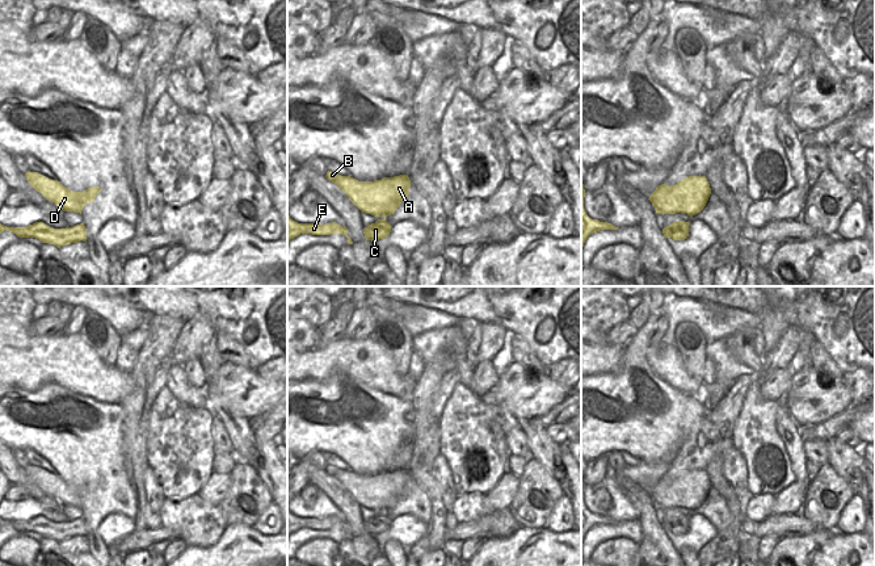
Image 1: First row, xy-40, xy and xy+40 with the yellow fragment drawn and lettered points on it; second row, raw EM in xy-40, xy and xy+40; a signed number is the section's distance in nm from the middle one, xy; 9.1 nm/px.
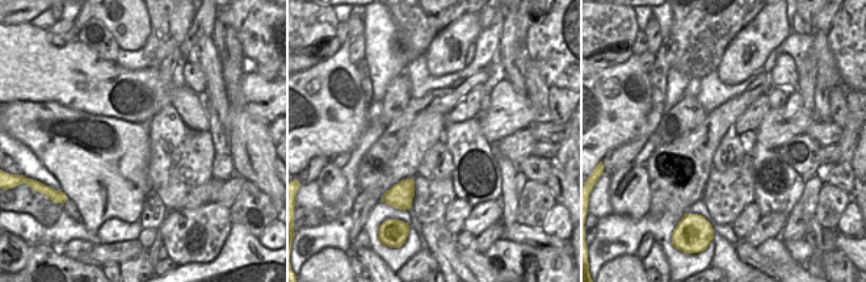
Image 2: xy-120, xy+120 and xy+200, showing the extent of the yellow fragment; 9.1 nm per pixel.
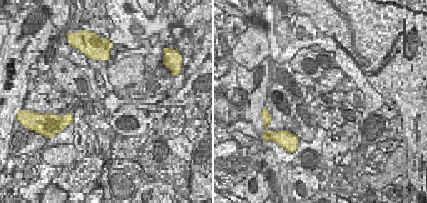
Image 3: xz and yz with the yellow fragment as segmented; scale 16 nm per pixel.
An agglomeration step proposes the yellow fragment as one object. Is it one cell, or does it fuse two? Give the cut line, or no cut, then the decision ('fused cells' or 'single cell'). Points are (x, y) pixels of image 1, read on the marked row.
no cut | single cell

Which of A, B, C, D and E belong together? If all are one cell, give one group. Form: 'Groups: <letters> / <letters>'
Groups: A B C D E.

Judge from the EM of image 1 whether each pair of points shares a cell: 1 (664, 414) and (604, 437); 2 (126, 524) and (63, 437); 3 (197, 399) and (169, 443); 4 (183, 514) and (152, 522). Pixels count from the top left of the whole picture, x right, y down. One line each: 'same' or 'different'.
1: same
2: different
3: different
4: different

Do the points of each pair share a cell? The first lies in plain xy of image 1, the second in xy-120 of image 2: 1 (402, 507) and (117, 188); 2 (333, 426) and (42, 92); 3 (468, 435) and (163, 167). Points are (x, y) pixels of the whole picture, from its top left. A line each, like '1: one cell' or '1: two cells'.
1: one cell
2: two cells
3: one cell

